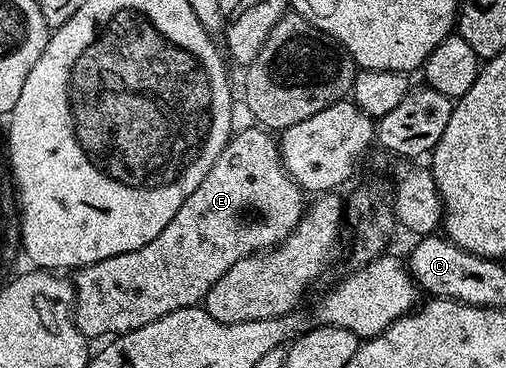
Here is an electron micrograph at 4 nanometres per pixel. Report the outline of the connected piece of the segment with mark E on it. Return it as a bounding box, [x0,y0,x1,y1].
[72,126,304,341]

